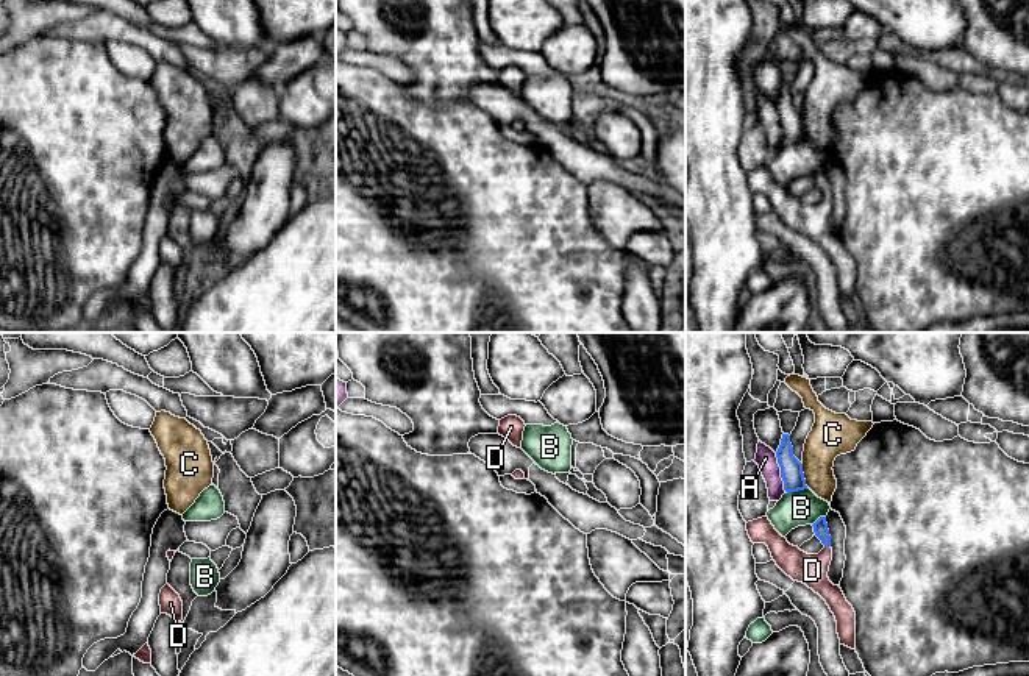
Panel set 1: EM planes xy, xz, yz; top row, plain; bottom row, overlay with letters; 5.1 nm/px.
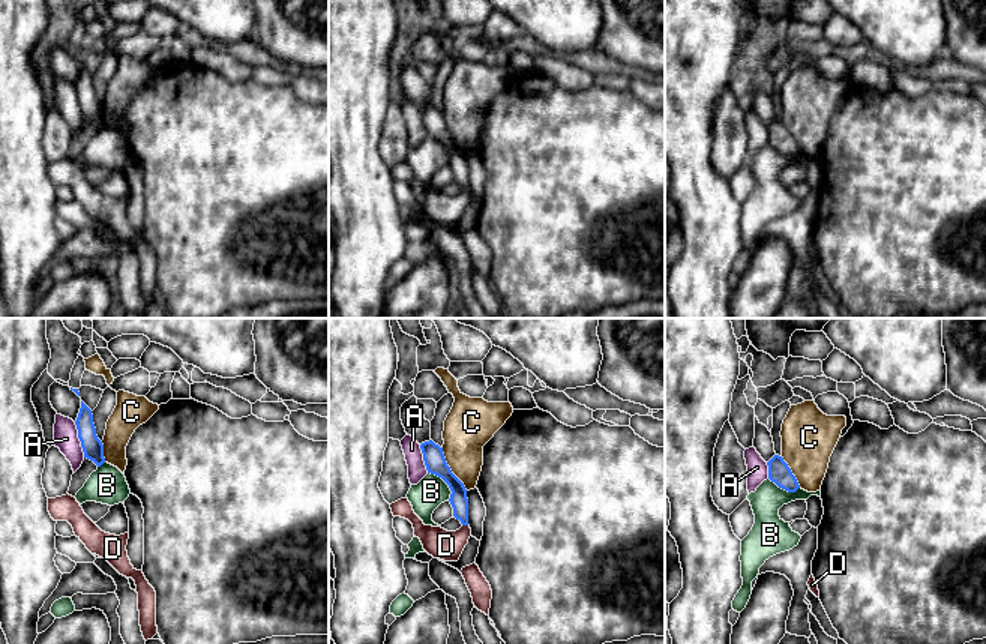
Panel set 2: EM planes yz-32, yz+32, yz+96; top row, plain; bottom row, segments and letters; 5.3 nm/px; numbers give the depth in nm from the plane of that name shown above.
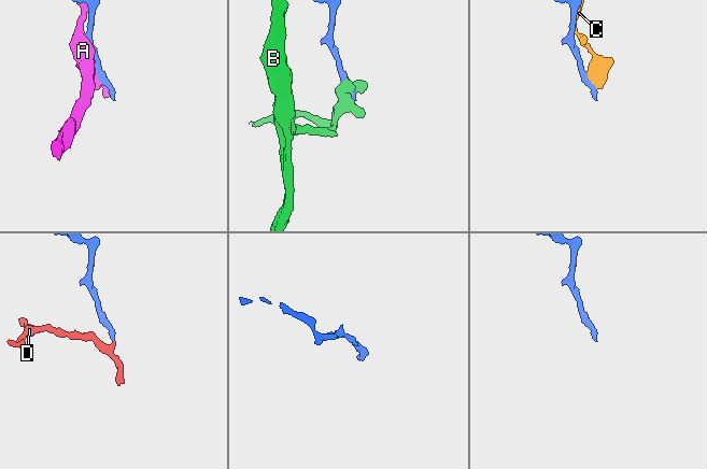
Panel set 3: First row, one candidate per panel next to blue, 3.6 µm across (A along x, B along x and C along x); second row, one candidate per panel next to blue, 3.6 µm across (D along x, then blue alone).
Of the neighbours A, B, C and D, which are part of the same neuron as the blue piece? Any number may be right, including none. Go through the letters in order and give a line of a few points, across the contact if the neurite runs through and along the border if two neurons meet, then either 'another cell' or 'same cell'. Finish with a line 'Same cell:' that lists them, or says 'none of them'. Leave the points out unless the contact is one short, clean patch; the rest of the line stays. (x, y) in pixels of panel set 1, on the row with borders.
A: another cell
B: another cell
C: line yz (800, 462), (808, 486); another cell
D: line yz (820, 526), (828, 545), (826, 555), (812, 570); same cell
Same cell: D

